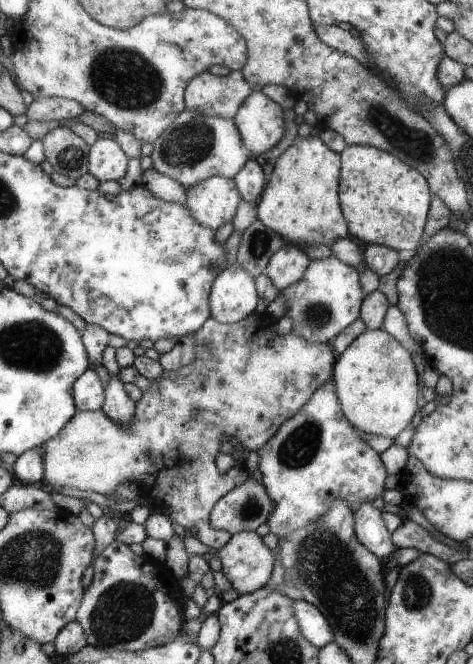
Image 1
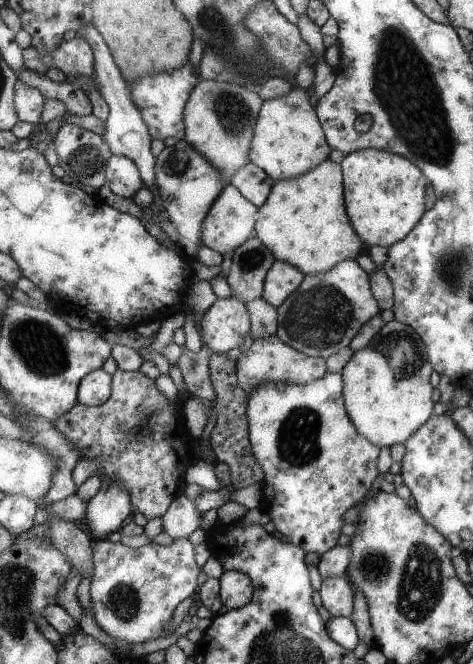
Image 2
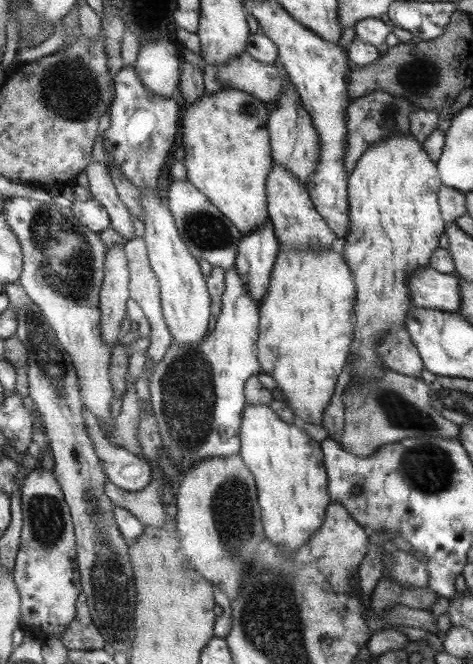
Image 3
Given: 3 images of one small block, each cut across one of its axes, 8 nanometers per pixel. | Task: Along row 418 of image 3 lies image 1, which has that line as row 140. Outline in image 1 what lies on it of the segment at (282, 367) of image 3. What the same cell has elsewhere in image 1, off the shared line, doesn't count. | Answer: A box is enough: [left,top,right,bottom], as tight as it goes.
[257,135,347,247]

